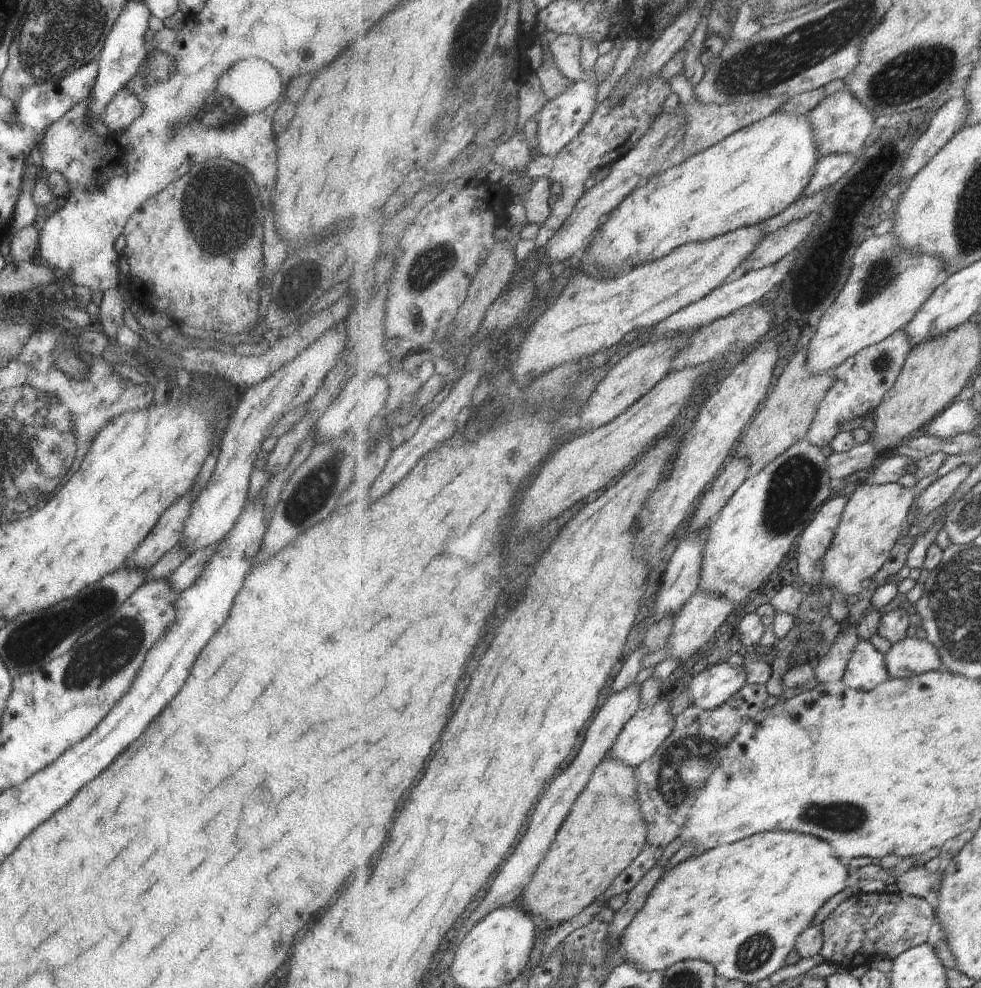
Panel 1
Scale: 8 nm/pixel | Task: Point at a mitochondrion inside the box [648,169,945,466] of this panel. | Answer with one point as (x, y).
(881, 275)

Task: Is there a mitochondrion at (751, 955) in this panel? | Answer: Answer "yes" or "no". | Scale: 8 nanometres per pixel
yes

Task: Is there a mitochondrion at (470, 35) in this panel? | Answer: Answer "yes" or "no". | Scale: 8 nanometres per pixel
yes

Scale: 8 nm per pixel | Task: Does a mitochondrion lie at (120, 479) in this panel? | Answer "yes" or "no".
no

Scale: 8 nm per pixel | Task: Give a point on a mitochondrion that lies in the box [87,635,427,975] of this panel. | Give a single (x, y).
(396, 889)

